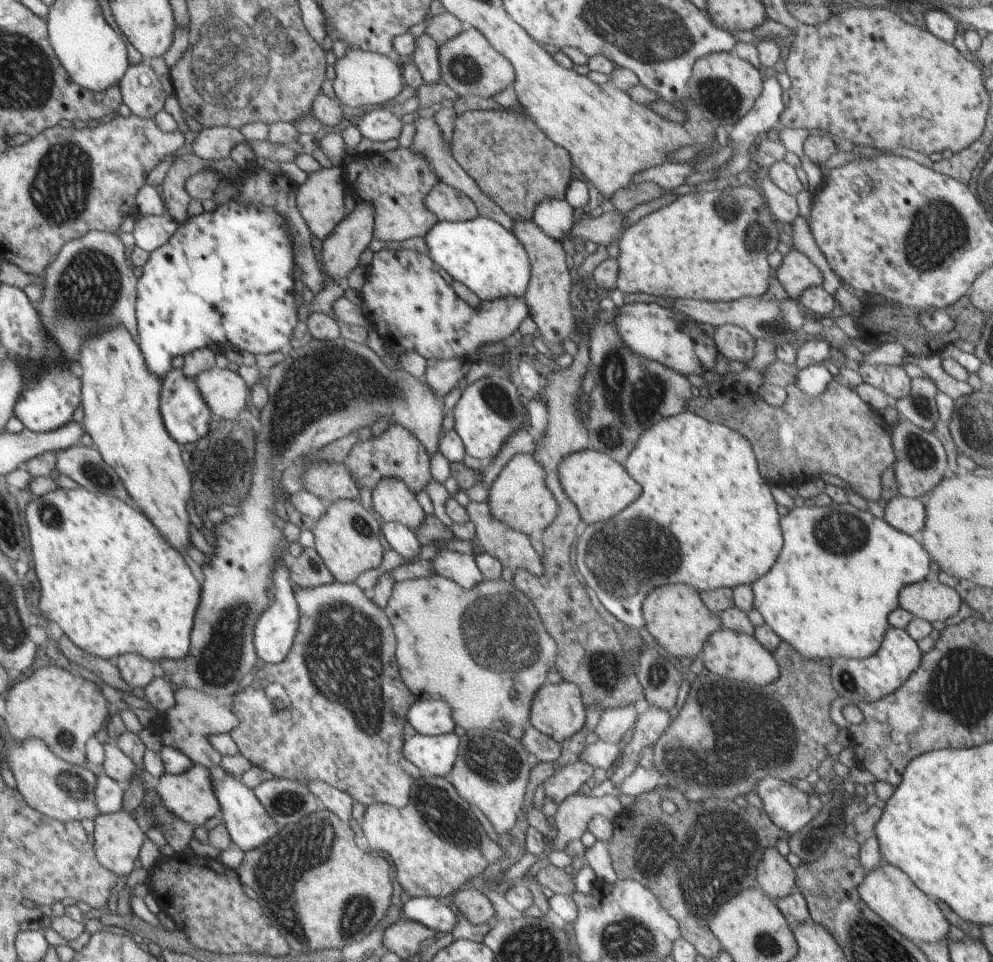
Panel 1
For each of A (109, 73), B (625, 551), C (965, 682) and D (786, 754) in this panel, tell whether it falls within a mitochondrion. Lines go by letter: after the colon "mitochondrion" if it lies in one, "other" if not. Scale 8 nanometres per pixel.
A: other
B: mitochondrion
C: mitochondrion
D: other

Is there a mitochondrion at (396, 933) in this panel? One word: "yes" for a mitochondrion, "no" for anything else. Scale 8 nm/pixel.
no

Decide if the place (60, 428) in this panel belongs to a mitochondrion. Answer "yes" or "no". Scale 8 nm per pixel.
no

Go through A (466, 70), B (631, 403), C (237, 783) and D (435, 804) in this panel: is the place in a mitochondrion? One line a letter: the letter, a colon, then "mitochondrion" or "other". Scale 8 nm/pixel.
A: mitochondrion
B: mitochondrion
C: other
D: mitochondrion

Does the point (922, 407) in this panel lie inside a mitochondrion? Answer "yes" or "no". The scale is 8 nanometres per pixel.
yes

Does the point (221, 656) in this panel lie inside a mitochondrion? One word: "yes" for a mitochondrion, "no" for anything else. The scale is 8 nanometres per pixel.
yes

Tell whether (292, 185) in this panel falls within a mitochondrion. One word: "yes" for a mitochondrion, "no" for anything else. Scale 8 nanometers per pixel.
no

